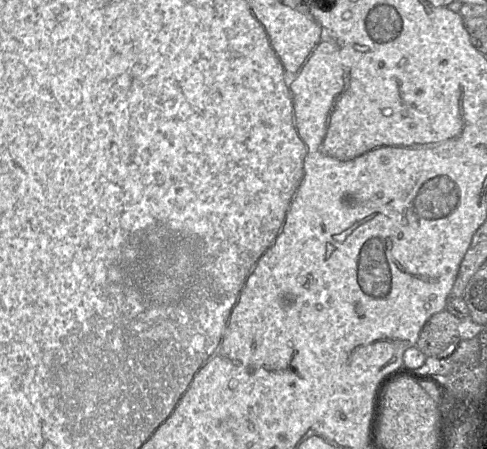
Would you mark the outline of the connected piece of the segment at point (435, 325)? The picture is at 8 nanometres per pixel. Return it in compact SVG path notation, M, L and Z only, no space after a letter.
M443 310L432 315L422 327L415 345L426 357L444 358L460 341L460 320Z

